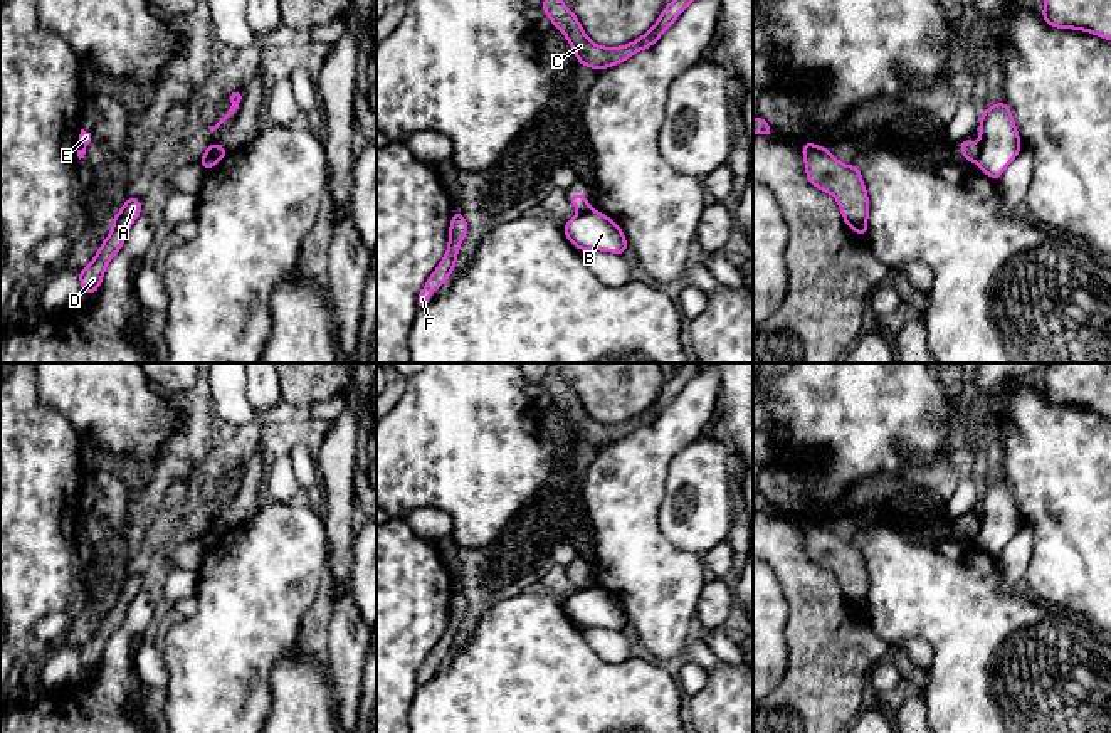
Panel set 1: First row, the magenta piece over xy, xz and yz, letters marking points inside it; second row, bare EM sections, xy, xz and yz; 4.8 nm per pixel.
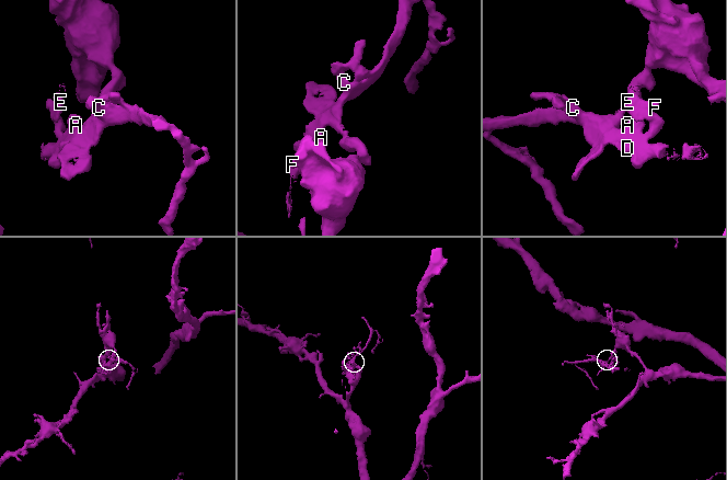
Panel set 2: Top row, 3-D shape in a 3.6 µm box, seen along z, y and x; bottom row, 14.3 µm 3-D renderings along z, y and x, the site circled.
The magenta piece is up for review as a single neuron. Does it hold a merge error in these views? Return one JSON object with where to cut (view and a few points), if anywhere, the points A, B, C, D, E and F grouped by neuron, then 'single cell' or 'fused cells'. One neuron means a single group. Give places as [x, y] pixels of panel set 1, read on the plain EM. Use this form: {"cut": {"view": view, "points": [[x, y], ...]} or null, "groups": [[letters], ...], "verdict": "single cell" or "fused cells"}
{"cut": {"view": "yz", "points": [[980, 518], [974, 537]]}, "groups": [["A", "C", "D", "E", "F"], ["B"]], "verdict": "fused cells"}

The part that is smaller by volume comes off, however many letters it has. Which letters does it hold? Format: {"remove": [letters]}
{"remove": ["A", "C", "D", "E", "F"]}

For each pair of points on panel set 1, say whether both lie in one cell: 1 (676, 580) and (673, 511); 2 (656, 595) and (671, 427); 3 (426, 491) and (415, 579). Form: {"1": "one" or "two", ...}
{"1": "two", "2": "one", "3": "two"}

